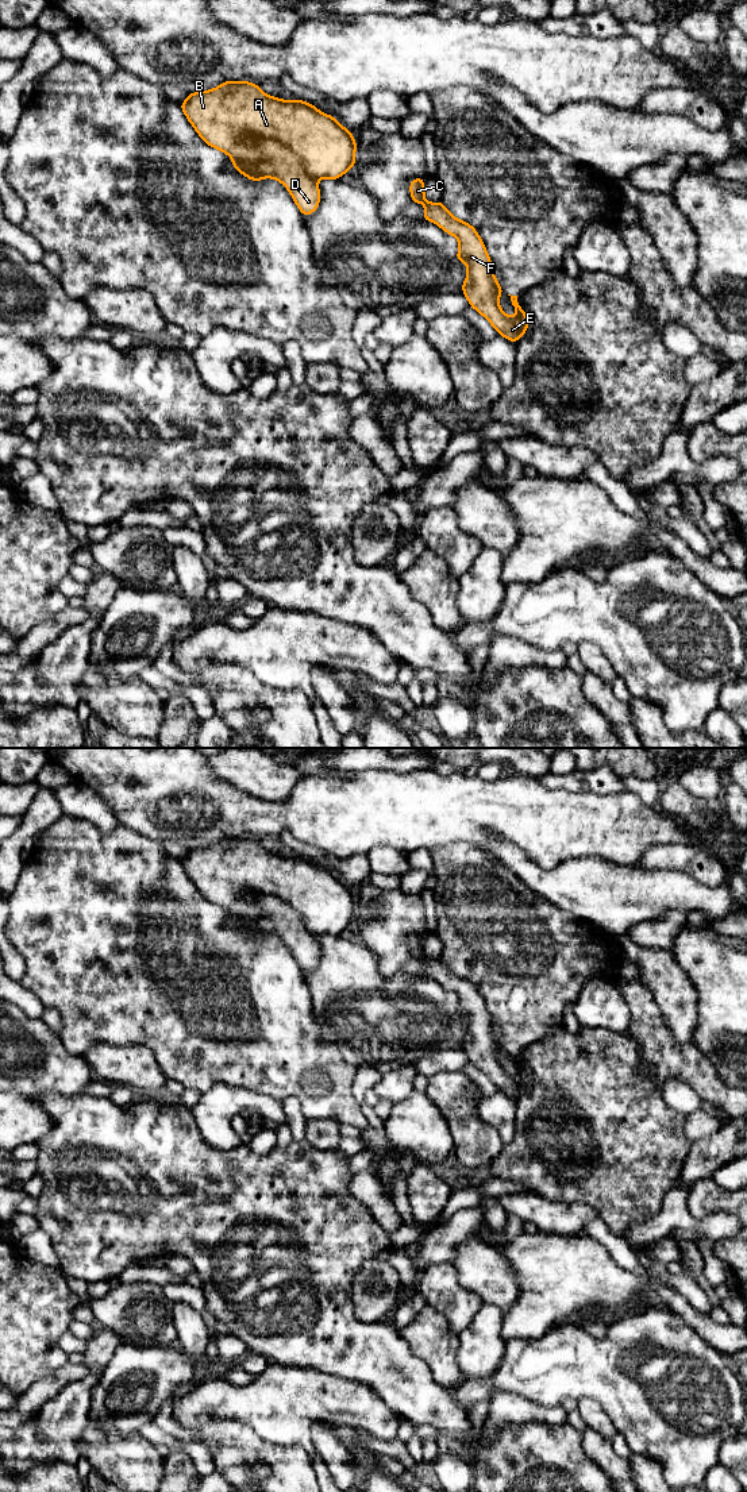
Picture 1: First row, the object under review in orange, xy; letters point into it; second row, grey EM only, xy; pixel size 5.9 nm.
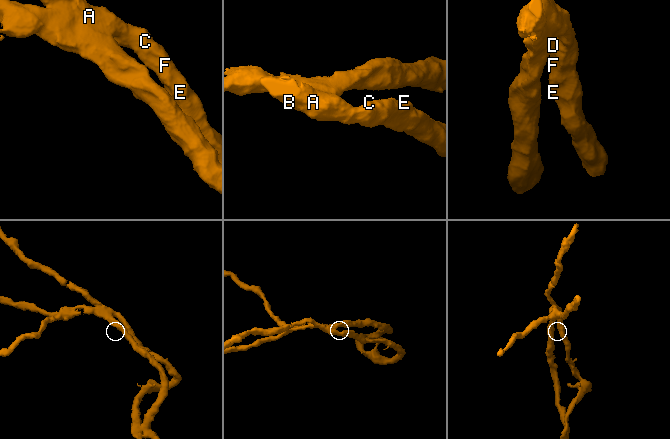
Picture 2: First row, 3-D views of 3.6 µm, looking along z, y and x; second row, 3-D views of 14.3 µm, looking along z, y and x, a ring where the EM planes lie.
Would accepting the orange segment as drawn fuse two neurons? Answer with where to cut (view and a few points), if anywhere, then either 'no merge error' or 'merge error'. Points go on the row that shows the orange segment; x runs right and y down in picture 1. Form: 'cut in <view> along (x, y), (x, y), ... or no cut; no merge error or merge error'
cut in xy along (230, 154), (260, 161), (245, 138), (276, 139), (315, 180); merge error

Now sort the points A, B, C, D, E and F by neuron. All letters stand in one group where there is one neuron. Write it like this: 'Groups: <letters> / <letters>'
Groups: A B C E F / D

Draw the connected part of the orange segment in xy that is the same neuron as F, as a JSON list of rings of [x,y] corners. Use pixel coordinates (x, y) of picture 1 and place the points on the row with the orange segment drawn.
[[[413,178],[409,184],[412,203],[423,204],[426,211],[423,219],[439,225],[446,234],[455,236],[459,242],[459,250],[454,261],[463,261],[467,266],[467,278],[462,282],[462,293],[470,307],[481,313],[497,331],[500,336],[507,338],[513,344],[528,331],[528,313],[521,311],[517,296],[511,296],[516,316],[509,317],[503,312],[497,302],[501,294],[505,294],[496,275],[492,273],[492,259],[486,252],[485,244],[475,228],[457,217],[438,203],[427,203],[424,194],[426,180]]]

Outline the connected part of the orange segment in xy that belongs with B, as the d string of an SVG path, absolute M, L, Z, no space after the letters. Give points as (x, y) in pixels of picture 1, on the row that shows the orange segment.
M224 81L217 88L188 93L180 107L200 135L211 147L246 162L263 161L263 154L244 140L246 136L273 139L292 150L313 180L339 180L355 166L357 142L334 116L320 112L315 105L303 101L277 99L266 95L258 84Z

